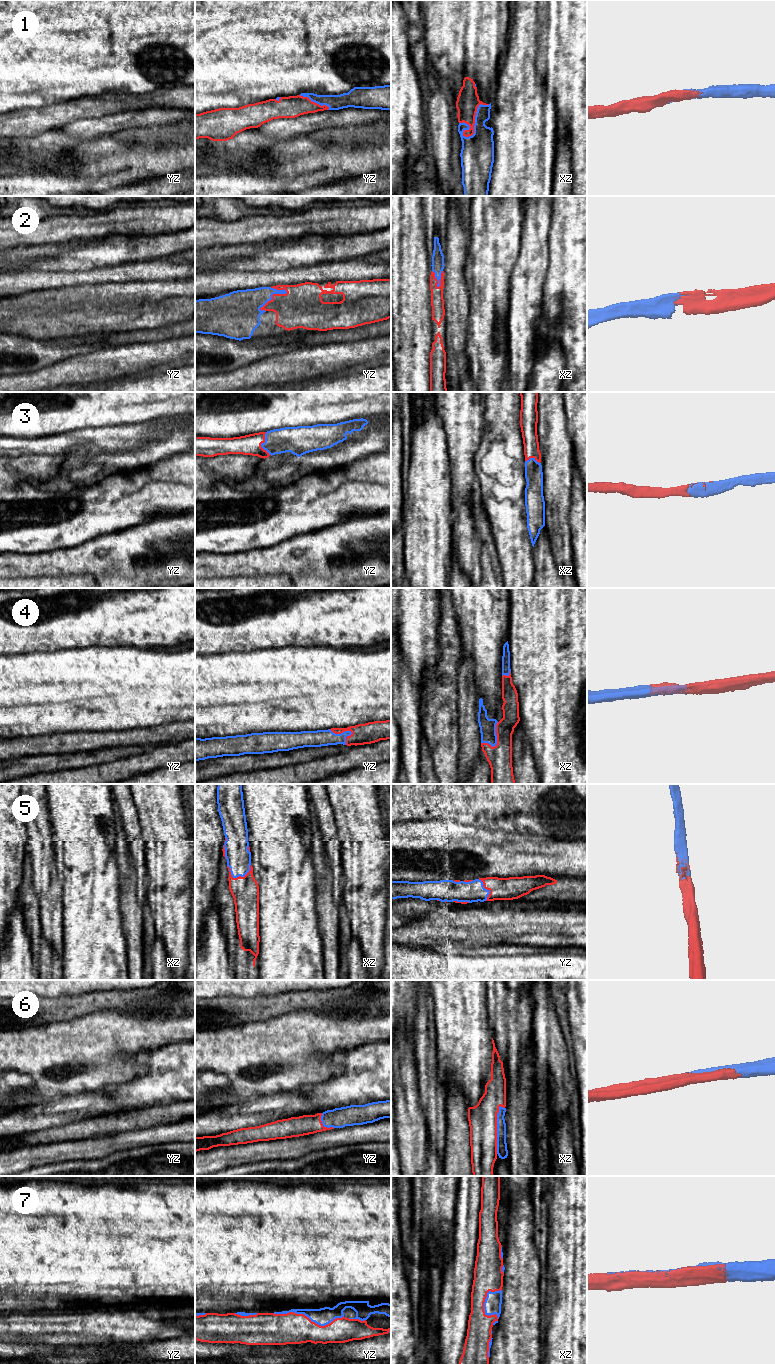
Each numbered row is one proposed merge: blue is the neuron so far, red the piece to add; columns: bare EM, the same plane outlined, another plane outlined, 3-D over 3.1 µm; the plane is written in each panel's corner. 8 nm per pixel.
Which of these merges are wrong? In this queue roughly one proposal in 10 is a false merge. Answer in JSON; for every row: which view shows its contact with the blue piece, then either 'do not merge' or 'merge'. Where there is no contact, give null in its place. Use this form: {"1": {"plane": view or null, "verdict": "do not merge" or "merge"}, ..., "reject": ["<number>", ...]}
{"1": {"plane": "xz", "verdict": "merge"}, "2": {"plane": "yz", "verdict": "merge"}, "3": {"plane": "yz", "verdict": "merge"}, "4": {"plane": "xz", "verdict": "merge"}, "5": {"plane": "xz", "verdict": "merge"}, "6": {"plane": "xz", "verdict": "merge"}, "7": {"plane": "yz", "verdict": "merge"}, "reject": []}

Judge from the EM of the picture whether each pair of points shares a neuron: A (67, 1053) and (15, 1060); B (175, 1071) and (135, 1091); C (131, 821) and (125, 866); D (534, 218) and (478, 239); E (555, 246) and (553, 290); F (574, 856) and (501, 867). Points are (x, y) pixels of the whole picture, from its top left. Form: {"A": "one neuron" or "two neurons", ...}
{"A": "one neuron", "B": "one neuron", "C": "two neurons", "D": "two neurons", "E": "one neuron", "F": "one neuron"}

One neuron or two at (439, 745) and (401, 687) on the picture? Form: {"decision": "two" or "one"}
{"decision": "two"}

